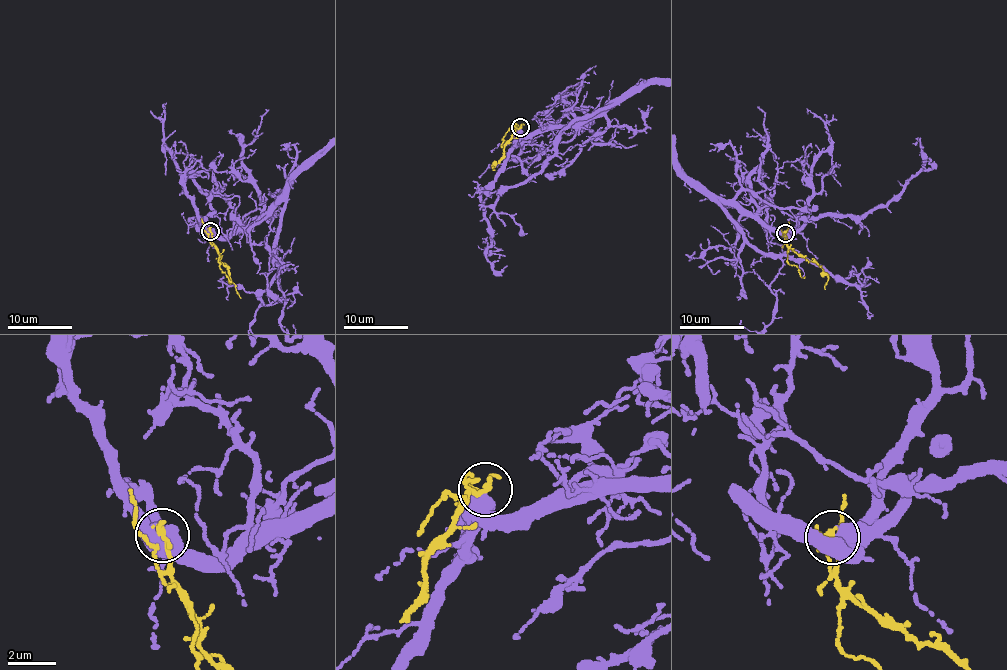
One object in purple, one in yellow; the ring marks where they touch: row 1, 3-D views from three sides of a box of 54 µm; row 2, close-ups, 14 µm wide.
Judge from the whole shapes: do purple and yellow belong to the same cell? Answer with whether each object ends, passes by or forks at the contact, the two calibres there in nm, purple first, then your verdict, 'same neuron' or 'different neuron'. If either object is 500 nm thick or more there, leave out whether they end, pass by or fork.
700 nm thick on the purple side, 260 nm on the other; same neuron

